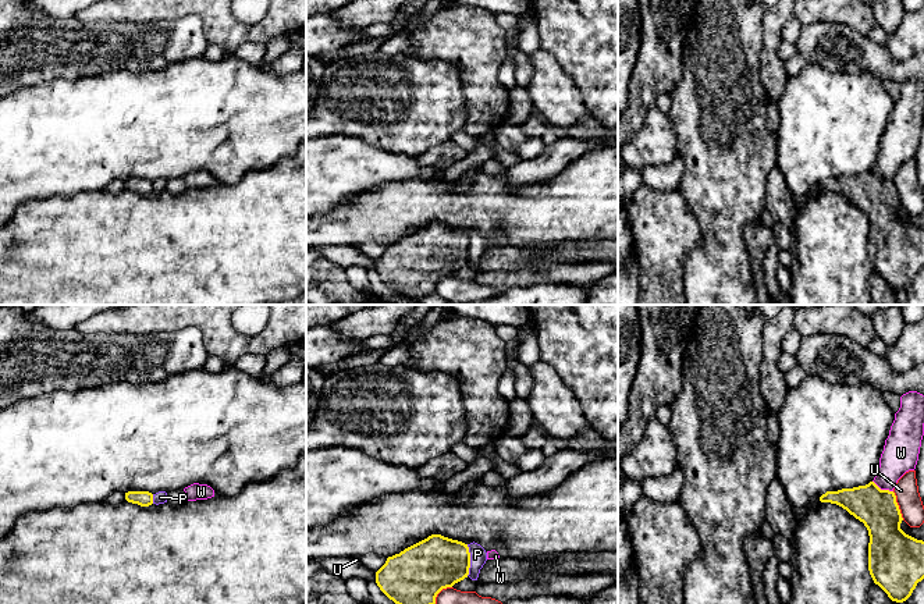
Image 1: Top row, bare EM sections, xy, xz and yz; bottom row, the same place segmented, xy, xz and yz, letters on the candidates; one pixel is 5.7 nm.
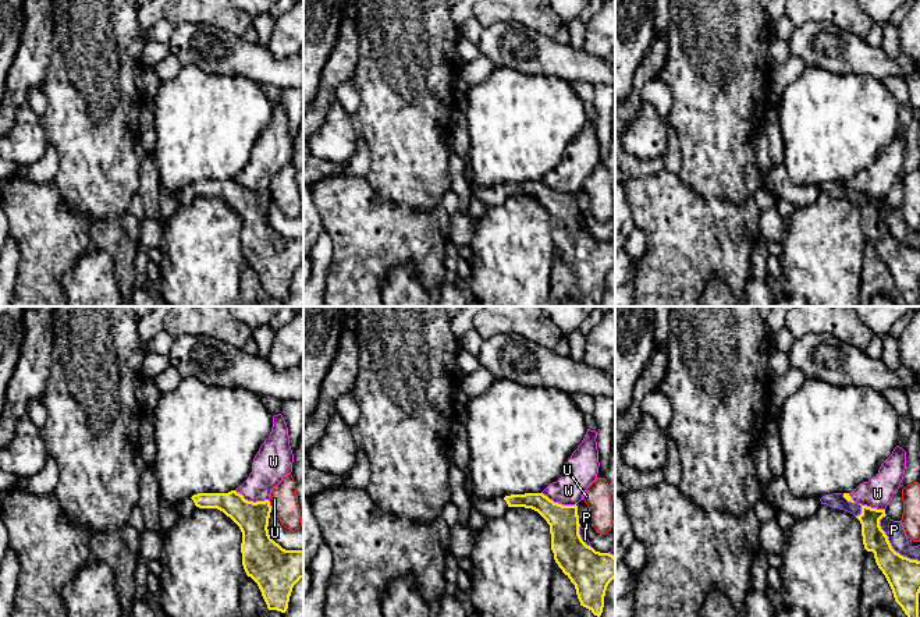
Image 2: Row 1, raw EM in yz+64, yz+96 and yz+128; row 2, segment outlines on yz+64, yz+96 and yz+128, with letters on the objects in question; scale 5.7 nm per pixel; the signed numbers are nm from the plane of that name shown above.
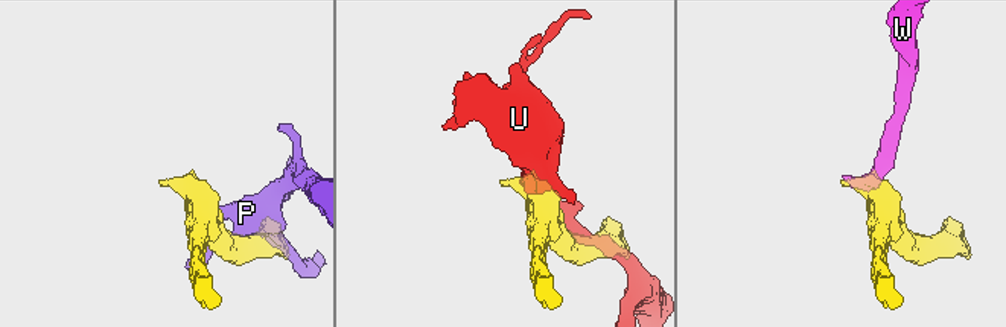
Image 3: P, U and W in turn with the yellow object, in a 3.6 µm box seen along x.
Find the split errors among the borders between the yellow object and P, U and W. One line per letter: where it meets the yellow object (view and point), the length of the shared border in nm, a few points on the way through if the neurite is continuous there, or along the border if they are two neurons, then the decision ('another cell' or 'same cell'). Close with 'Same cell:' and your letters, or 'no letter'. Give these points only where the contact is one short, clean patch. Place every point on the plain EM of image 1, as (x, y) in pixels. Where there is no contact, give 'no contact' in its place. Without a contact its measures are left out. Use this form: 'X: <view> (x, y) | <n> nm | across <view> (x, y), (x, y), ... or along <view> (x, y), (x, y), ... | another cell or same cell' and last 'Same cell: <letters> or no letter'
P: xz (469, 248) | 180 nm | another cell
U: yz (898, 194) | 180 nm | another cell
W: yz (882, 178) | 140 nm | along yz (873, 169), (881, 177), (892, 180) | another cell
Same cell: no letter

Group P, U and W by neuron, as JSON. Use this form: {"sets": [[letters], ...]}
{"sets": [["P"], ["U"], ["W"]]}

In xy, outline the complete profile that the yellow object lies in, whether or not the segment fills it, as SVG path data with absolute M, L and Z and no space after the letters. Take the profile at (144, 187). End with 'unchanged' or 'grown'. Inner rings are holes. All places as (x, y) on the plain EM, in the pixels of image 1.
M128 180L125 188L141 195L149 195L153 192L153 182L149 180Z; unchanged

